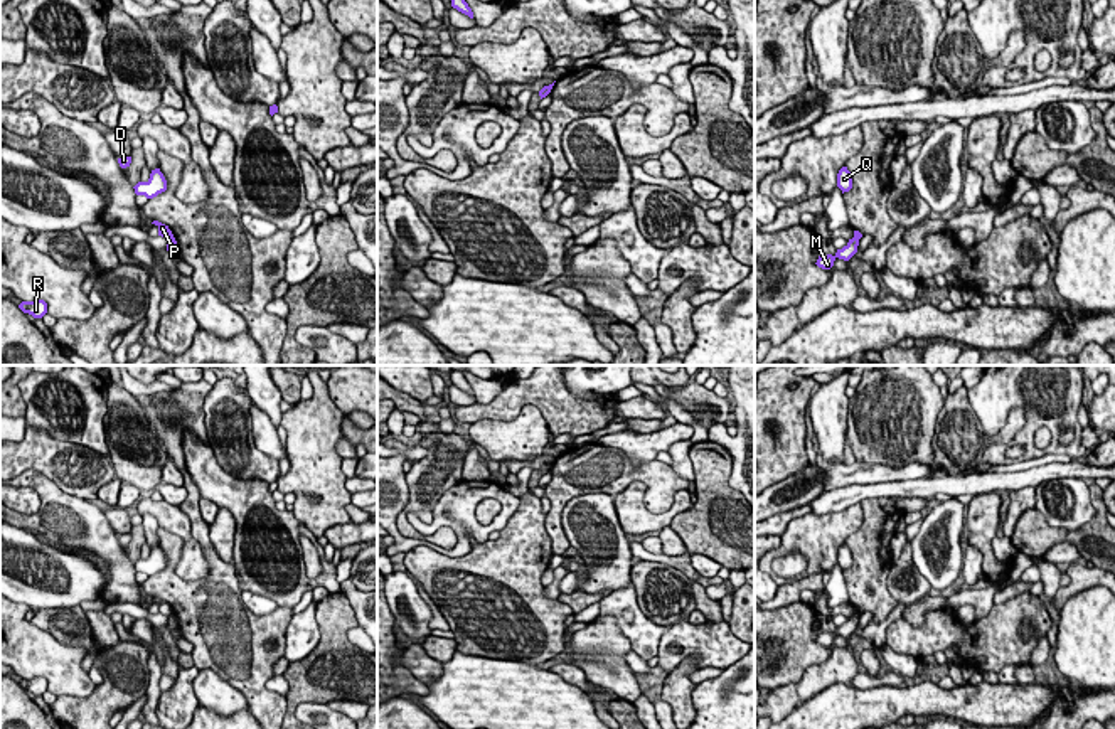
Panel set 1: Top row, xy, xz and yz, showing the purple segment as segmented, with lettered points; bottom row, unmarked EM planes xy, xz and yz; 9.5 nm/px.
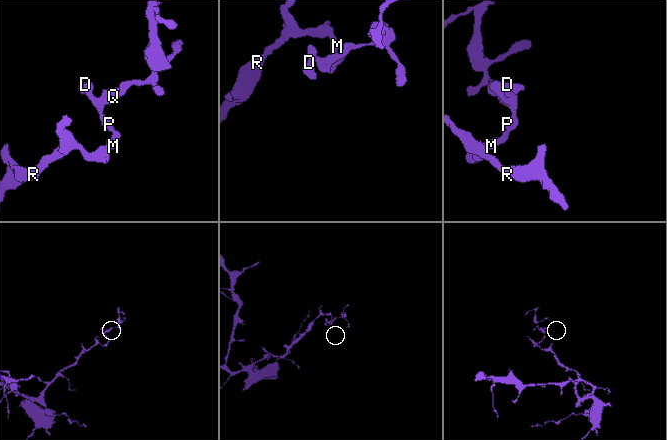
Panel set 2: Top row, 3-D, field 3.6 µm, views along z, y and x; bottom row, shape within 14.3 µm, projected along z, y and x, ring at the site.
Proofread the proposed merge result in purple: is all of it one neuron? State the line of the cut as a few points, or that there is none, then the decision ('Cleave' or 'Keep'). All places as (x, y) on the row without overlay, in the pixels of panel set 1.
Split along xz (546, 463), (549, 468). Cleave

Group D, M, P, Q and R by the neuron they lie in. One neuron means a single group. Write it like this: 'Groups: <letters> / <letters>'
Groups: D P Q / M R

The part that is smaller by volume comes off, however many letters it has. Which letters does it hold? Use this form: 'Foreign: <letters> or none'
Foreign: D, P, Q

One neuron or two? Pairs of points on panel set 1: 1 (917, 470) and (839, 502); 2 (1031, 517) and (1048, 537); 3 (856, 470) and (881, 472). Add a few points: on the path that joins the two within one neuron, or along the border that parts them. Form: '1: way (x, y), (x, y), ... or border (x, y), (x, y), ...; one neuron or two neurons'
1: border (927, 477), (853, 485); two neurons
2: way (1033, 522), (1043, 532); one neuron
3: way (863, 472), (874, 472); one neuron

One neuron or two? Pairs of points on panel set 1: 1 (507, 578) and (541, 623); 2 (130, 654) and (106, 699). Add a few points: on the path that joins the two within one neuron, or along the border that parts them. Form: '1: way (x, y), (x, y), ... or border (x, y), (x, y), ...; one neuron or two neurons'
1: way (512, 590), (533, 611); one neuron
2: way (125, 665), (125, 681), (118, 687); one neuron

